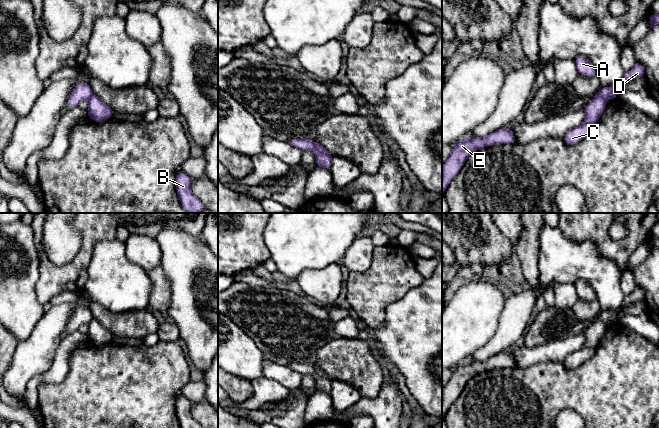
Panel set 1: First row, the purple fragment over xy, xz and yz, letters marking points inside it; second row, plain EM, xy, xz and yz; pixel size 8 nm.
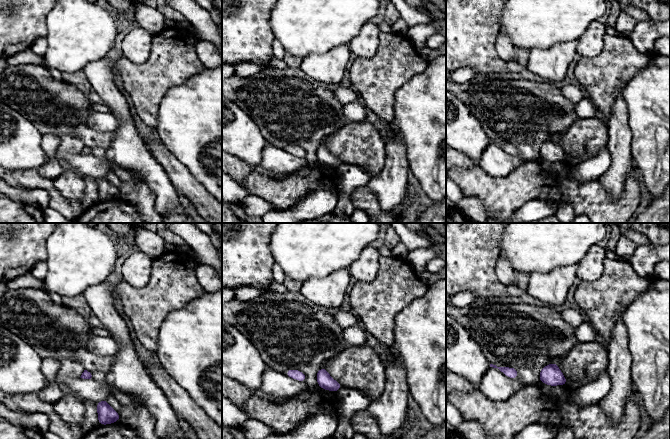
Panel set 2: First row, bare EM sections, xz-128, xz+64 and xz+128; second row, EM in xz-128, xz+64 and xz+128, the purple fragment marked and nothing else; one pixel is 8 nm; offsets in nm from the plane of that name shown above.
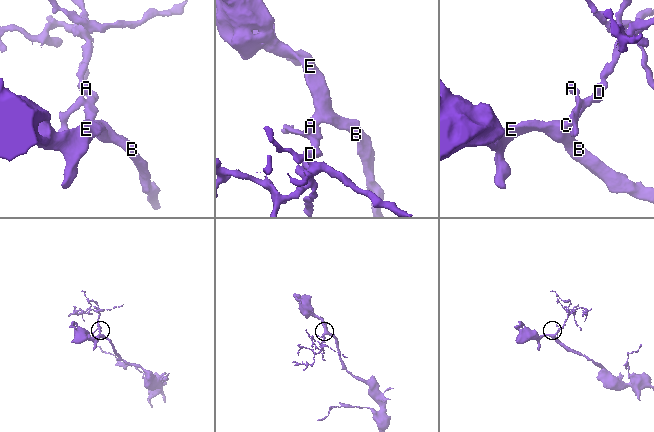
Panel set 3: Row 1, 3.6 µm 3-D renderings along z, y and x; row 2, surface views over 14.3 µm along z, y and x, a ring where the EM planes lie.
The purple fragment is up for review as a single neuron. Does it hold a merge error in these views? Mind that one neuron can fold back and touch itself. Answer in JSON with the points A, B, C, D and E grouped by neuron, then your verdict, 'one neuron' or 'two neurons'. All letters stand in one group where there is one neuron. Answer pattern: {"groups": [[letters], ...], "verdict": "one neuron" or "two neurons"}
{"groups": [["A", "D"], ["B", "C", "E"]], "verdict": "two neurons"}

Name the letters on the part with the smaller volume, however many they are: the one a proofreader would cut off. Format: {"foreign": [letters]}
{"foreign": ["A", "D"]}

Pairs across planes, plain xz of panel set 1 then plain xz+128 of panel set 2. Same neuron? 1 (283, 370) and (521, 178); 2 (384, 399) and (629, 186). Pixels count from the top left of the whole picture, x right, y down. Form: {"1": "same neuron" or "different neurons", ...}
{"1": "different neurons", "2": "different neurons"}

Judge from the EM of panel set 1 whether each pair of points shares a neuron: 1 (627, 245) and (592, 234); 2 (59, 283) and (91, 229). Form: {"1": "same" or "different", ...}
{"1": "same", "2": "same"}

